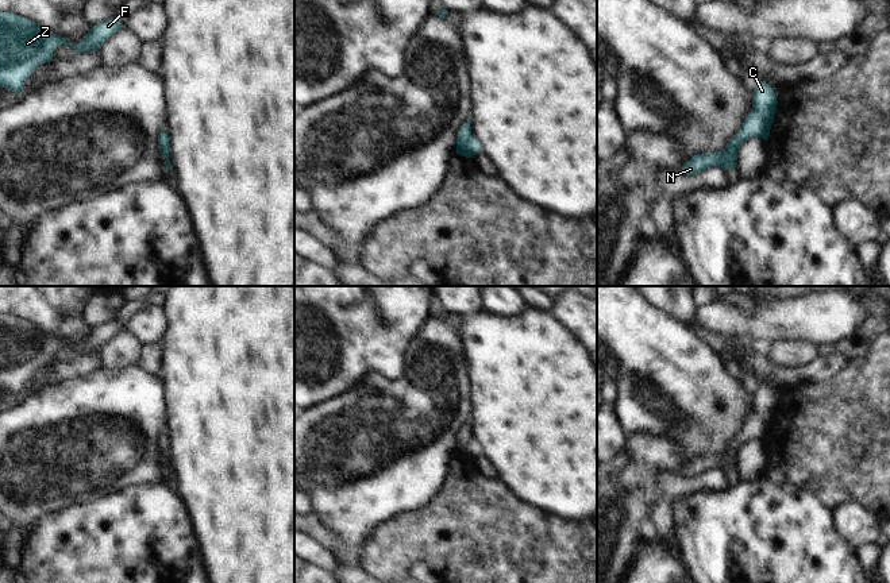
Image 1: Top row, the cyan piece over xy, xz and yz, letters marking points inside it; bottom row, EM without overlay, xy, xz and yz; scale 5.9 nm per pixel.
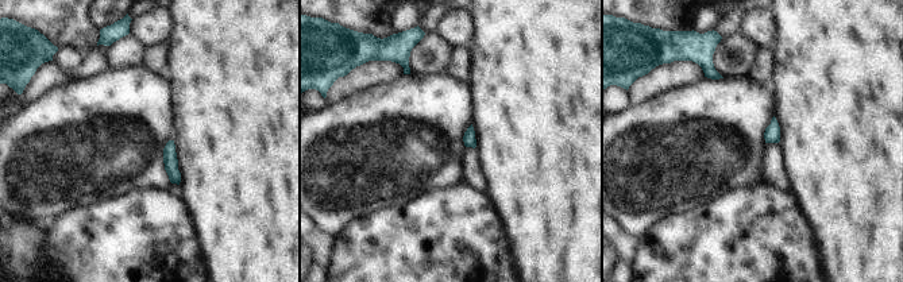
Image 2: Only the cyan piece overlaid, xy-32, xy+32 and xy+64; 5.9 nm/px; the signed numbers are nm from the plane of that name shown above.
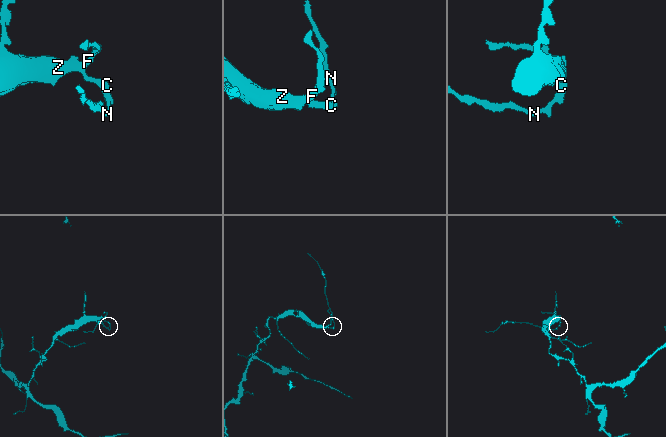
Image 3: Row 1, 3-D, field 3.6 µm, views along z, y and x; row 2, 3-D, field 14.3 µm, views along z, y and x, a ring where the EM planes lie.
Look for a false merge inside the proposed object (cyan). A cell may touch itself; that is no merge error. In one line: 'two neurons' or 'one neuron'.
one neuron

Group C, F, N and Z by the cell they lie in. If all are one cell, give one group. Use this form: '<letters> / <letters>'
C F N Z

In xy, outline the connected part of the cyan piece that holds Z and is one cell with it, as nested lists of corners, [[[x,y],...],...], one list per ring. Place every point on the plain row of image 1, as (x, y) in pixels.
[[[0,314],[0,390],[16,397],[36,368],[53,363],[53,354],[58,348],[70,348],[76,356],[99,354],[99,350],[123,329],[116,318],[111,320],[92,328],[86,339],[74,348],[27,320]]]

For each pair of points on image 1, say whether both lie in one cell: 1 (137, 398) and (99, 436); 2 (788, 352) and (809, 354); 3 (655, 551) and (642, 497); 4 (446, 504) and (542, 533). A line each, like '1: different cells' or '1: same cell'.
1: same cell
2: same cell
3: different cells
4: same cell

